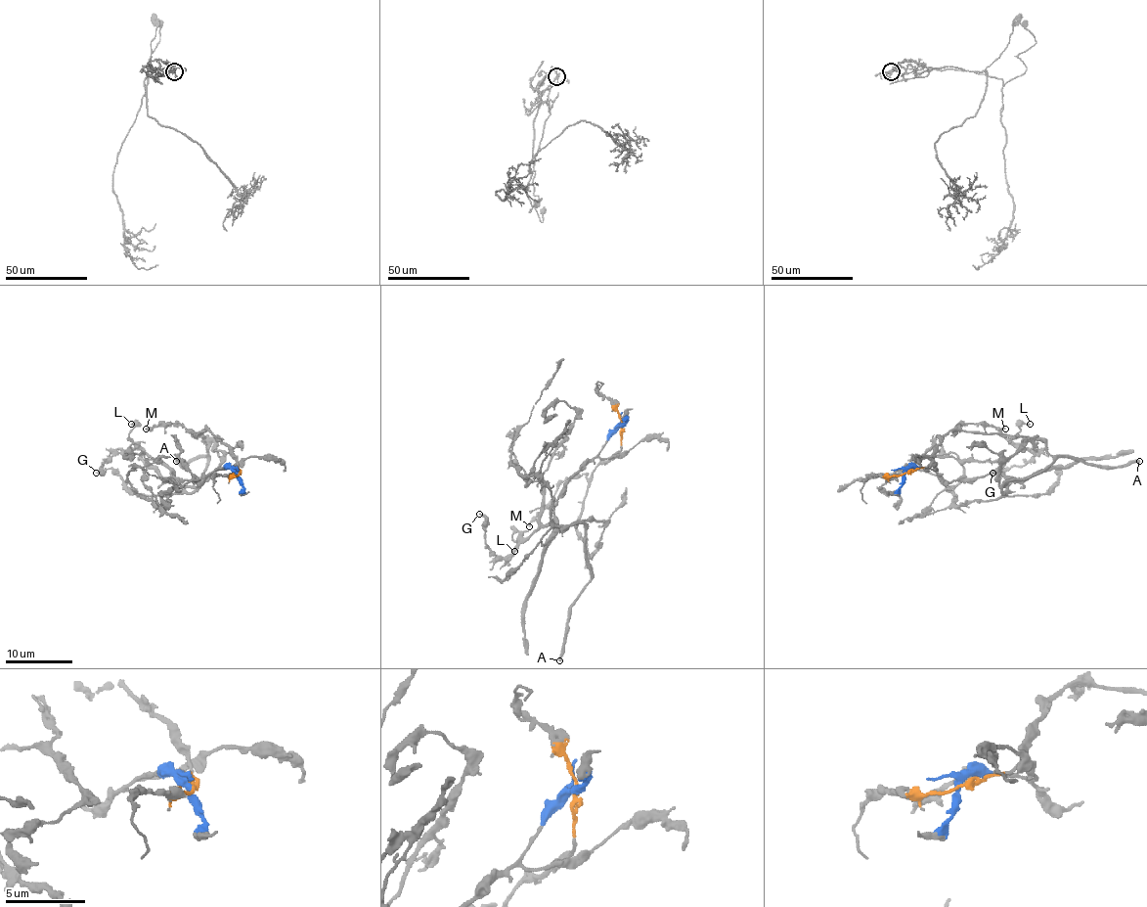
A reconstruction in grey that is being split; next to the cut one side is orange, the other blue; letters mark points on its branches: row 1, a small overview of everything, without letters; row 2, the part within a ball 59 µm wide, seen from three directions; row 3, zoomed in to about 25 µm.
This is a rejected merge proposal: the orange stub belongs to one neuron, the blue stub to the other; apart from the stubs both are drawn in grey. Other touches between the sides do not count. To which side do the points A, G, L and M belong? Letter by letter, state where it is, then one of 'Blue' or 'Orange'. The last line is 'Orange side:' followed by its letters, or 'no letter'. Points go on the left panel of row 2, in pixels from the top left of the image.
A: Place: (176, 461). Orange
G: Place: (96, 473). Blue
L: Place: (131, 424). Blue
M: Place: (146, 429). Orange
Orange side: A, M

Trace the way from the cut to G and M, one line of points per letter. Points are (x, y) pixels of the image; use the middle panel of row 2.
G: (621, 424), (569, 479), (553, 518), (508, 555), (499, 557), (485, 543), (485, 518), (478, 513)
M: (621, 424), (621, 451), (593, 471), (572, 475), (560, 484), (553, 498), (529, 526)

